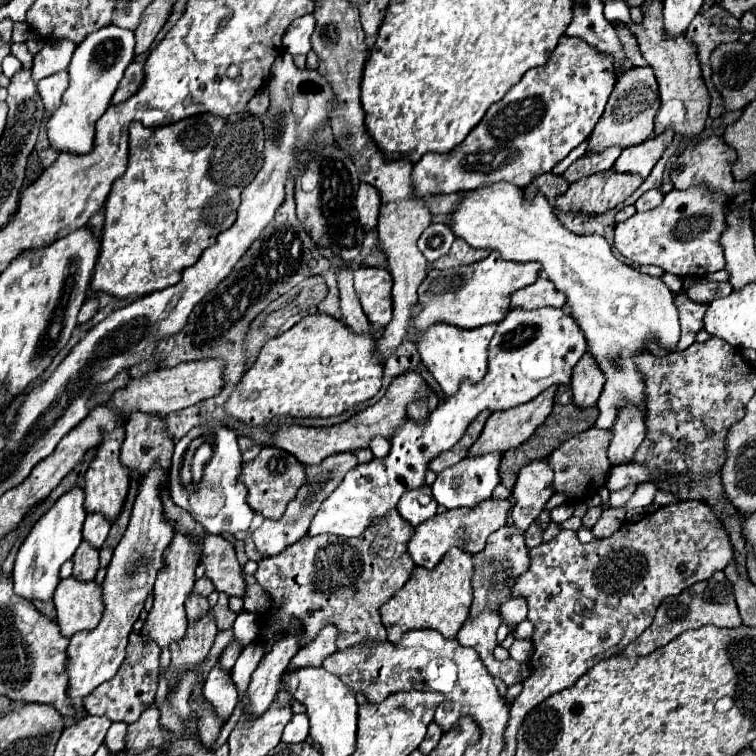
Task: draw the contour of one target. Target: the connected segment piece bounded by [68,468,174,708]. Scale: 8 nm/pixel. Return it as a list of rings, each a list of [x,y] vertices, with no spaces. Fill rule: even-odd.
[[[152,468],[146,474],[146,480],[142,480],[130,524],[114,550],[108,574],[104,578],[104,616],[94,630],[78,632],[70,638],[68,698],[76,708],[82,708],[84,696],[88,696],[94,688],[98,688],[102,682],[110,680],[118,672],[124,660],[124,650],[128,646],[128,634],[134,622],[140,618],[144,600],[152,592],[156,576],[164,564],[164,550],[174,536],[174,528],[170,528],[170,524],[166,524],[166,518],[162,516],[162,492],[158,492],[162,484],[168,484],[168,474],[160,468]]]

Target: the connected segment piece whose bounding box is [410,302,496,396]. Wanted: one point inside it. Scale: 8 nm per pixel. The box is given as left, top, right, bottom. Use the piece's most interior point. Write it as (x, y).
(451, 354)

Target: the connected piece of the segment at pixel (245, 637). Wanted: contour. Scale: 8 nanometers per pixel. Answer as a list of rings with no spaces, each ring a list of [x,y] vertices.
[[[240,612],[240,616],[234,622],[234,634],[236,640],[242,640],[244,646],[254,642],[258,638],[258,614],[252,612]]]

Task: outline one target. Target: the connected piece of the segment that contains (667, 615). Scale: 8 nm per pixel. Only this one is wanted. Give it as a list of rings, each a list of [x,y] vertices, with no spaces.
[[[716,572],[712,578],[686,588],[680,596],[666,598],[658,606],[652,624],[634,642],[630,642],[622,650],[622,654],[626,658],[638,658],[642,654],[646,656],[646,654],[654,652],[656,648],[662,648],[666,642],[674,640],[682,632],[686,632],[690,628],[700,628],[700,626],[706,626],[706,624],[714,624],[714,626],[720,626],[720,628],[736,628],[736,626],[742,624],[742,618],[738,614],[736,600],[734,600],[734,588],[728,582],[728,578],[724,576],[724,572]]]

